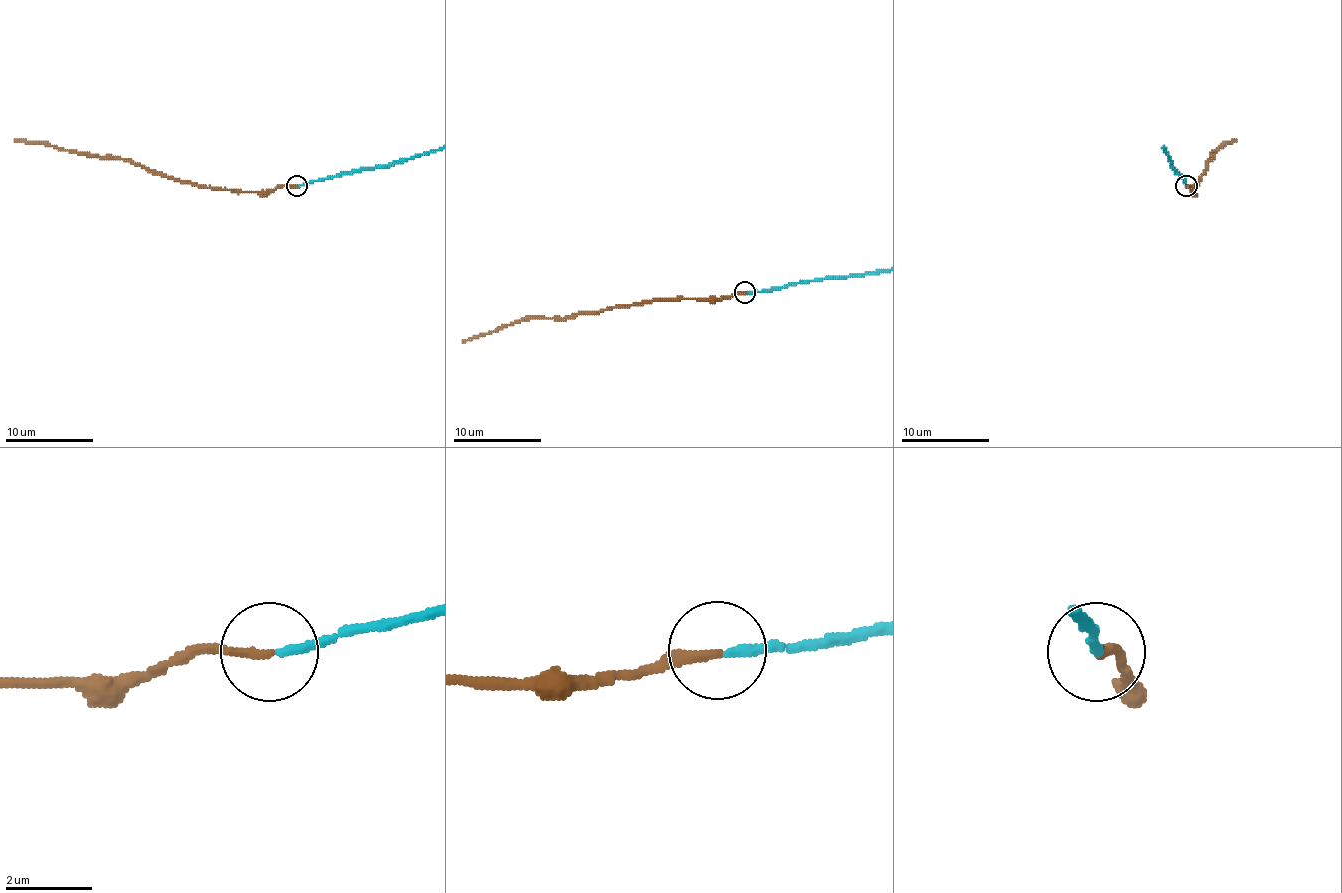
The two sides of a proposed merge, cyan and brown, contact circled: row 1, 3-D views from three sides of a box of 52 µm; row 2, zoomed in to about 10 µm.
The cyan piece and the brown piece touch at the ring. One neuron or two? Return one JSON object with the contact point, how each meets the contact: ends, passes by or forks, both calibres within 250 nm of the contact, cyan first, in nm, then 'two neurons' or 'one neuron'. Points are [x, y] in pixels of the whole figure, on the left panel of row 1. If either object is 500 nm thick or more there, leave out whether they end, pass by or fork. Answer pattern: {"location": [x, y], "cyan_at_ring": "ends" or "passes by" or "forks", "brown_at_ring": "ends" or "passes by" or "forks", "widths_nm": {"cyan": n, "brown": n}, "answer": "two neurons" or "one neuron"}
{"location": [296, 186], "cyan_at_ring": "ends", "brown_at_ring": "ends", "widths_nm": {"cyan": 190, "brown": 200}, "answer": "one neuron"}

